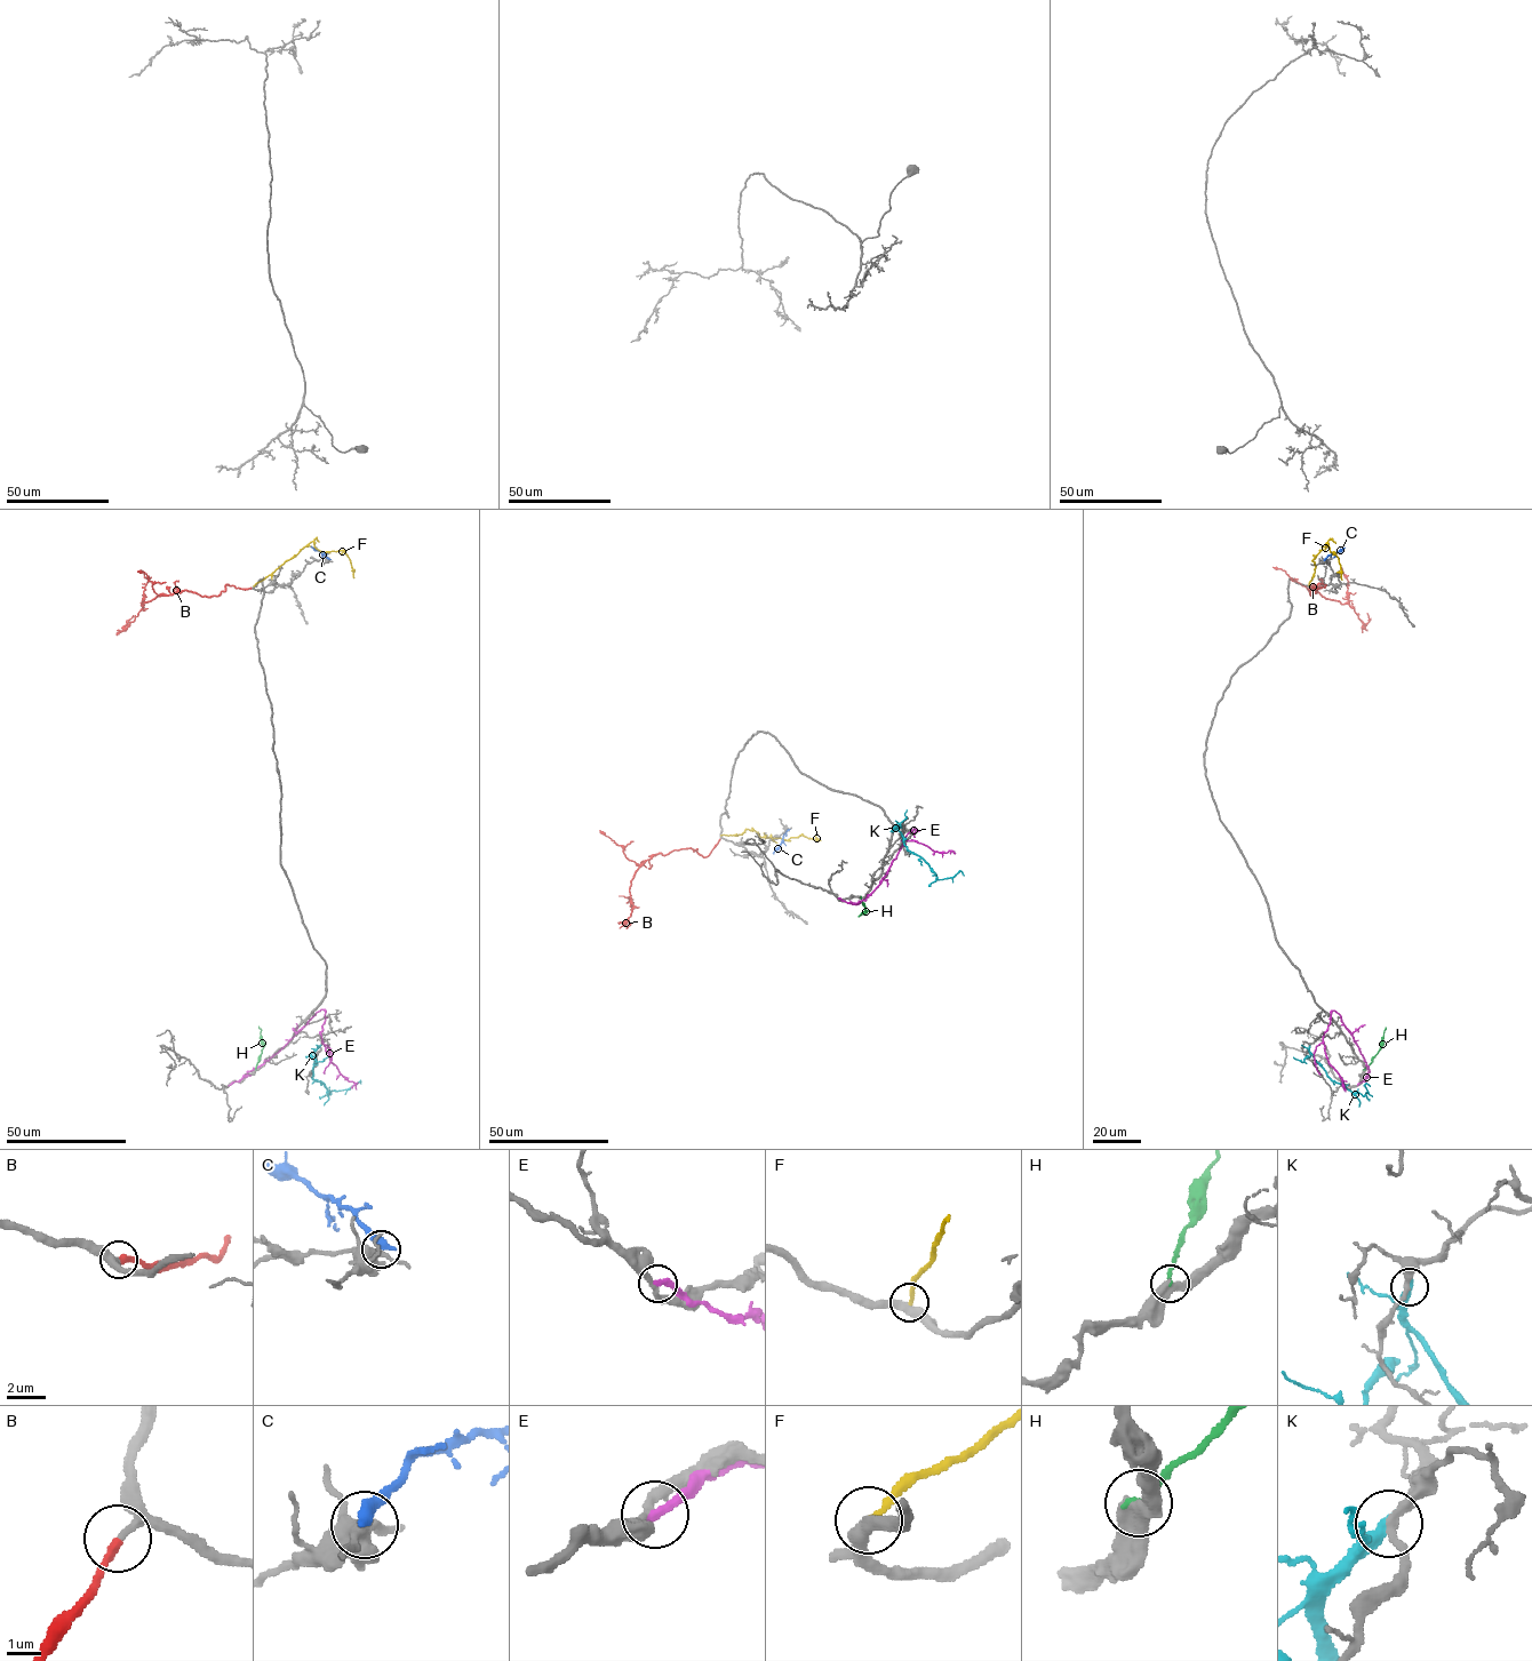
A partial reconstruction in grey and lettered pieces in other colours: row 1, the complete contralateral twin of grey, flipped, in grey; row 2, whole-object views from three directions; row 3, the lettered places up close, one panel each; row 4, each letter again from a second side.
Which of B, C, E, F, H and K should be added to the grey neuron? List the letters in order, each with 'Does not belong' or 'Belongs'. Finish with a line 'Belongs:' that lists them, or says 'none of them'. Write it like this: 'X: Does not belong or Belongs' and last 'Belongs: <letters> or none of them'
B: Belongs
C: Does not belong
E: Does not belong
F: Does not belong
H: Does not belong
K: Does not belong
Belongs: B

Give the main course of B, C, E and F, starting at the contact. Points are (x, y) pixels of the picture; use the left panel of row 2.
B: (250, 588), (226, 584), (209, 597), (188, 590), (160, 595), (124, 627), (133, 615)
C: (328, 559), (311, 545)
E: (229, 1085), (264, 1063), (322, 1009), (322, 1043), (329, 1059), (357, 1089)
F: (254, 585), (312, 541), (324, 552), (343, 550), (350, 560), (353, 577)

